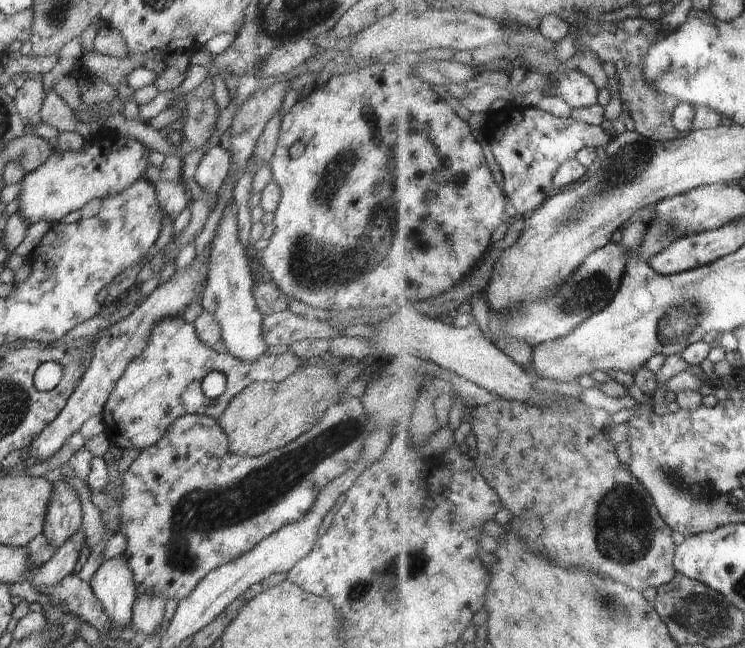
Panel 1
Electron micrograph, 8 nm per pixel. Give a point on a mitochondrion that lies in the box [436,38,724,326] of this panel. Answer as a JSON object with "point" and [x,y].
{"point":[640,155]}

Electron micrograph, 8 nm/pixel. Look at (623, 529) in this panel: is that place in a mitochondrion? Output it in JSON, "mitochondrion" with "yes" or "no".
{"mitochondrion":"yes"}

